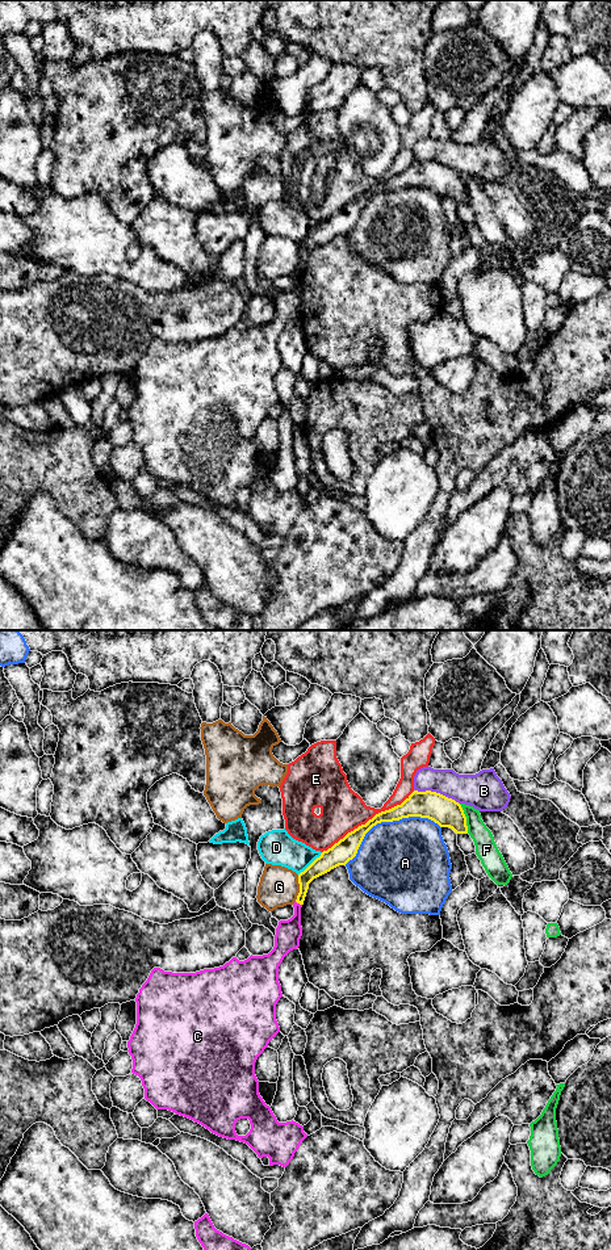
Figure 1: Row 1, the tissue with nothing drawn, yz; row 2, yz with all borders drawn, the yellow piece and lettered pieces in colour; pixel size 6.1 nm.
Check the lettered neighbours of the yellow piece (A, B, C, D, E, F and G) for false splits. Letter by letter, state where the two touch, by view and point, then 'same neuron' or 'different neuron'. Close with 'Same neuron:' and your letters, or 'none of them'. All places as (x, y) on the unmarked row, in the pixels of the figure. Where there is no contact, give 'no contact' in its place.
A: contact yz (386, 191); different neuron
B: contact yz (435, 162); different neuron
C: contact yz (298, 272); different neuron
D: contact yz (312, 233); different neuron
E: contact yz (369, 189); different neuron
F: contact yz (465, 188); different neuron
G: contact yz (300, 258); different neuron
Same neuron: none of them

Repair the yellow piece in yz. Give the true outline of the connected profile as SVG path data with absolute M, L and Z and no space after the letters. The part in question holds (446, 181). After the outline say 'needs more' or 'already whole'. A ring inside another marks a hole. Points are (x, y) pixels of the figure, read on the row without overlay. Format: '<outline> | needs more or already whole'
M414 160L401 175L376 184L365 194L348 202L327 221L323 221L304 242L298 244L300 263L296 272L304 274L309 253L352 230L365 206L377 193L393 192L409 186L428 188L440 197L449 197L456 204L468 204L466 186L459 172L440 163Z | already whole

